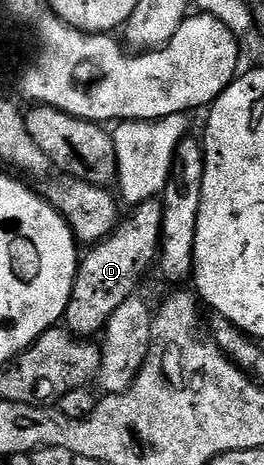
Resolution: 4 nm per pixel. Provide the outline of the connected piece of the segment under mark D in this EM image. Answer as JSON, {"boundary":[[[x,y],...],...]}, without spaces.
{"boundary":[[[153,198],[144,203],[134,204],[130,211],[131,216],[128,219],[126,216],[106,239],[94,244],[88,250],[91,252],[88,255],[86,252],[79,260],[79,276],[75,279],[65,316],[66,330],[78,338],[90,340],[92,337],[98,336],[106,327],[109,317],[113,315],[117,305],[123,305],[127,299],[136,294],[135,286],[138,285],[139,278],[150,267],[152,270],[153,264],[156,262],[159,253],[159,238],[163,232],[162,202],[158,198]]]}

